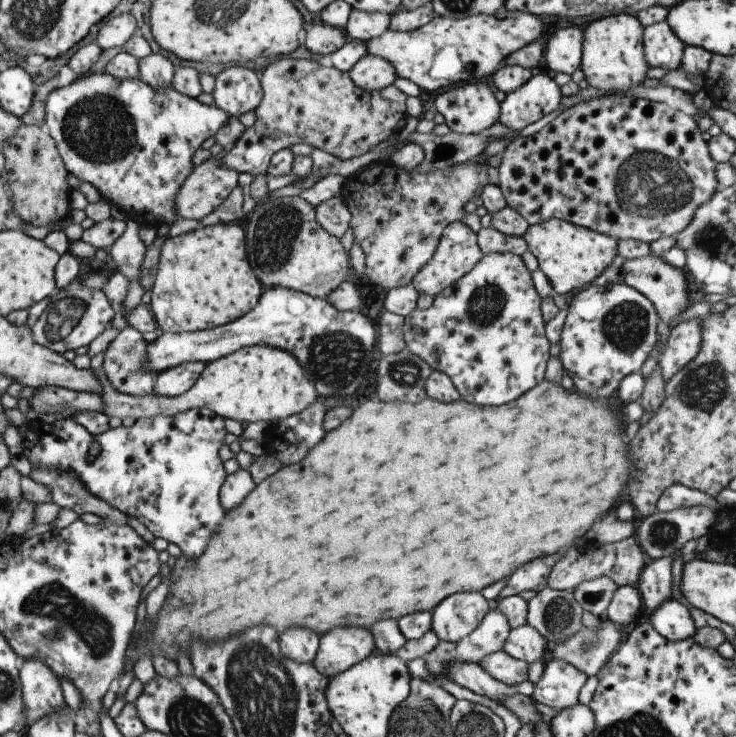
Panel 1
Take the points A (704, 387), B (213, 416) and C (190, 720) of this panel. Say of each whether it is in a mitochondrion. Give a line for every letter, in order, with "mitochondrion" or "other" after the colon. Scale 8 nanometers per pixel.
A: mitochondrion
B: other
C: mitochondrion

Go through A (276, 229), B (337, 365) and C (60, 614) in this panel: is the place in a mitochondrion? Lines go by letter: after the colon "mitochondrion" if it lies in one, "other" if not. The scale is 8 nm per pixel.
A: mitochondrion
B: mitochondrion
C: mitochondrion

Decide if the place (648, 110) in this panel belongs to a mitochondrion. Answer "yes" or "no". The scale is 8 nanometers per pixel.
no

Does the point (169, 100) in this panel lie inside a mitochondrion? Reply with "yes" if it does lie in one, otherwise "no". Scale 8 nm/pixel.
no

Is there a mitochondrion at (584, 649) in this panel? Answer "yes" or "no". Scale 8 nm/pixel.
yes

